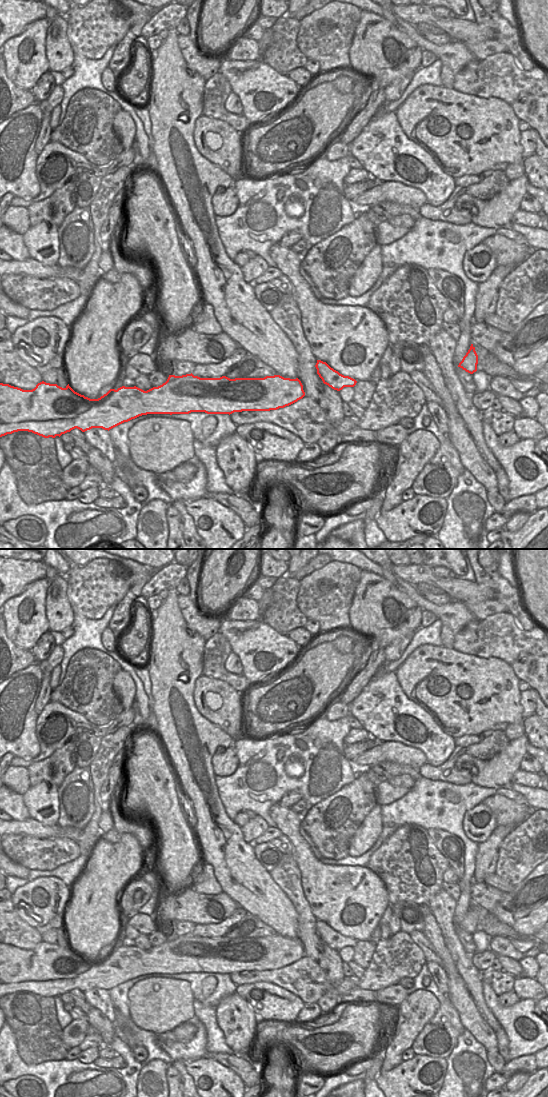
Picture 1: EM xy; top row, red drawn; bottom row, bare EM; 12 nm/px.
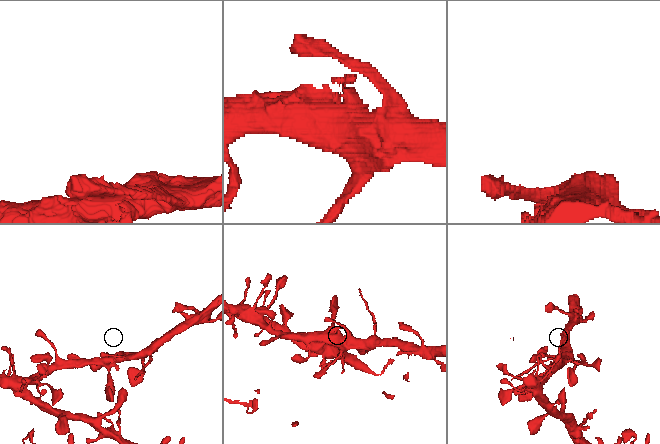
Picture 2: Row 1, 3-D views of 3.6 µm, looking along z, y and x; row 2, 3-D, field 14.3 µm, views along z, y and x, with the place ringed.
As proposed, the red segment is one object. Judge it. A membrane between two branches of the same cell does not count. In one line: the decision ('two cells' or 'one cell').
two cells

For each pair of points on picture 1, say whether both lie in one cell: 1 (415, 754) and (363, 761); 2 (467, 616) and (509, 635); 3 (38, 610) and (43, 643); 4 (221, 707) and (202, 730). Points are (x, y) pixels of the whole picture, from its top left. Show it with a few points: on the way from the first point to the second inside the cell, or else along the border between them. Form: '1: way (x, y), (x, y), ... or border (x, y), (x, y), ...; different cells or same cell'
1: way (402, 754), (376, 754); same cell
2: border (474, 618), (456, 635); different cells
3: border (48, 630), (41, 635), (30, 650); different cells
4: border (194, 703), (197, 710), (204, 717), (229, 734); different cells

